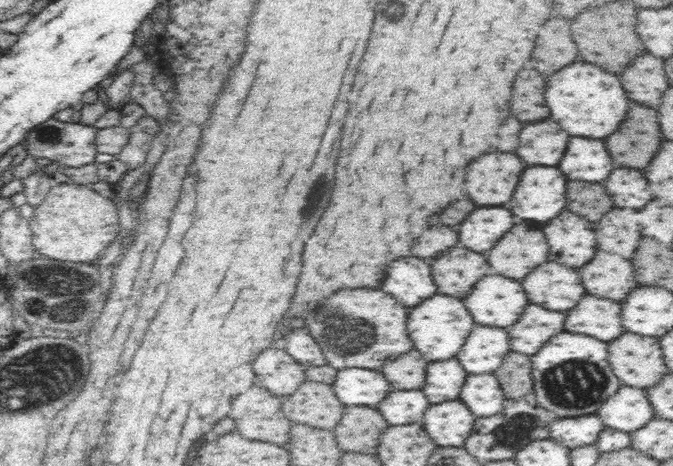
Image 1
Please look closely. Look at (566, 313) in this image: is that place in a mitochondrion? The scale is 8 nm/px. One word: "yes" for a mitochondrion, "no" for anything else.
no

